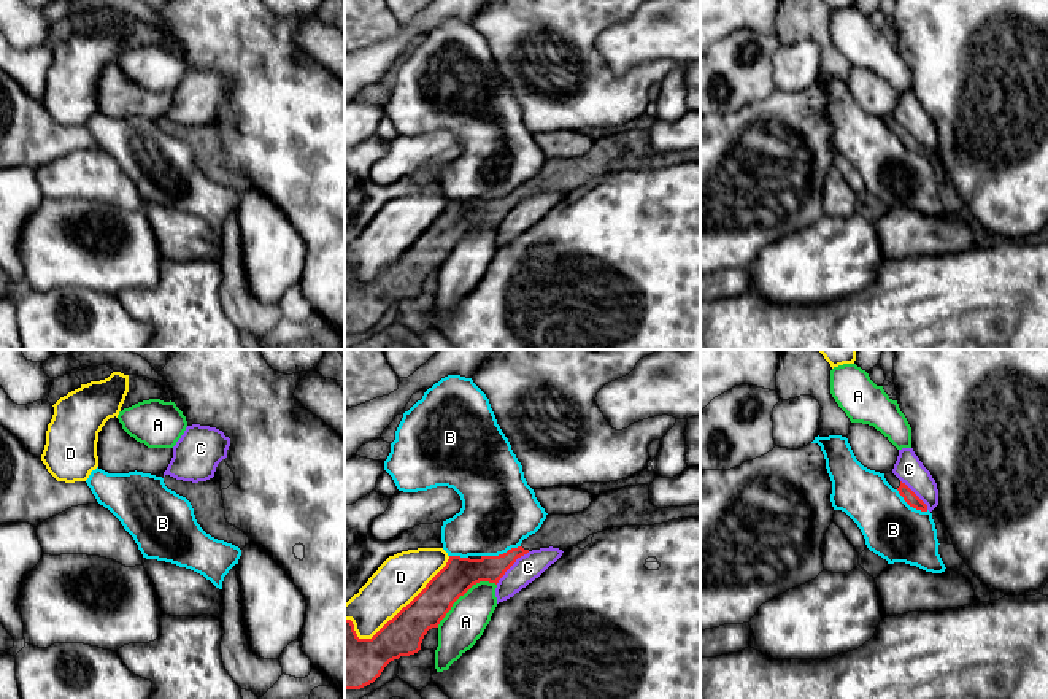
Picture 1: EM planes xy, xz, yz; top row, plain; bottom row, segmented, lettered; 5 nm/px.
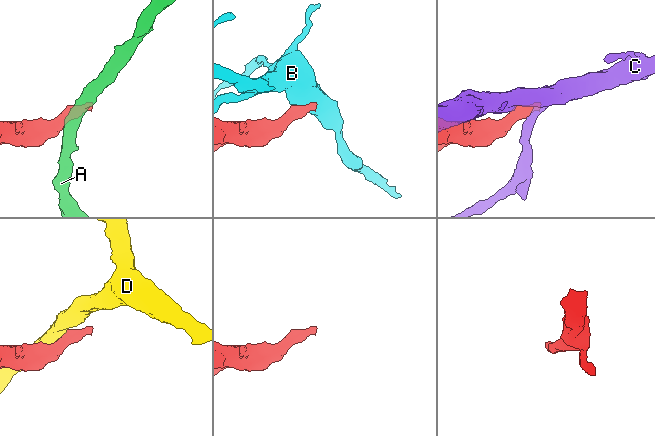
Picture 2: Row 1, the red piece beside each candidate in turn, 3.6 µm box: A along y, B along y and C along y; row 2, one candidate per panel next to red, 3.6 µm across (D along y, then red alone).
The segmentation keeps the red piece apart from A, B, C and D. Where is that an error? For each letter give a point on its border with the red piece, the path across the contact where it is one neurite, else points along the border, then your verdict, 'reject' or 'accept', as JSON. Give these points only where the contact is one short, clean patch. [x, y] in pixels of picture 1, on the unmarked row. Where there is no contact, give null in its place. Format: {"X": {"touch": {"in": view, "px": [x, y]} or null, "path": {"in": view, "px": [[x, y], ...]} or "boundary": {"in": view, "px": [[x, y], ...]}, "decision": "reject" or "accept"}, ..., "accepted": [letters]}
{"A": {"touch": {"in": "xz", "px": [462, 239]}, "boundary": {"in": "xz", "px": [[496, 227], [473, 227], [437, 270]]}, "decision": "reject"}, "B": {"touch": {"in": "xz", "px": [500, 199]}, "decision": "reject"}, "C": {"touch": {"in": "xz", "px": [512, 208]}, "boundary": {"in": "xz", "px": [[529, 196], [521, 199], [496, 227]]}, "decision": "reject"}, "D": {"touch": {"in": "xz", "px": [407, 250]}, "decision": "reject"}, "accepted": []}

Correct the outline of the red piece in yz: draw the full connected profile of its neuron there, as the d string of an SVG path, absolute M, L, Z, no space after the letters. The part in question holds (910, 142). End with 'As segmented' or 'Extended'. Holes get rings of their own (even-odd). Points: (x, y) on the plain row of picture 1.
M892 116L884 118L886 126L899 135L904 145L921 156L927 156L927 149L905 129L902 127Z. Extended

